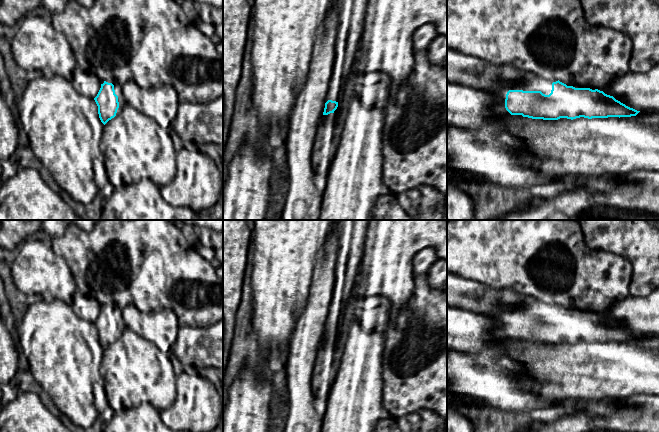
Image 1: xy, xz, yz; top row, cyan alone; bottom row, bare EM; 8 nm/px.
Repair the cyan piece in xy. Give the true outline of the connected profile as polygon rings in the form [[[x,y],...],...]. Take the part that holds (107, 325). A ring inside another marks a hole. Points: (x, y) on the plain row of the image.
[[[114,303],[101,306],[101,312],[94,324],[98,330],[99,342],[104,349],[117,340],[126,329],[122,310]]]

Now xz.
[[[337,220],[337,224],[339,227],[339,237],[337,259],[335,263],[335,283],[332,299],[329,305],[329,312],[325,322],[323,339],[328,339],[330,337],[342,337],[344,312],[348,305],[348,300],[351,297],[351,291],[361,267],[369,220]]]

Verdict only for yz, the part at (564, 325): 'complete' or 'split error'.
split error

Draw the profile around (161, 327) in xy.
[[[133,303],[122,310],[126,328],[153,342],[161,352],[169,354],[180,328],[171,308],[142,312]]]

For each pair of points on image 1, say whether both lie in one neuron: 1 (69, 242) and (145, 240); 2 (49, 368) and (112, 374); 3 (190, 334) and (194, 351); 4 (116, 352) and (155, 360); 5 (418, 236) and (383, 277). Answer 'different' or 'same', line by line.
1: same
2: different
3: same
4: same
5: same

